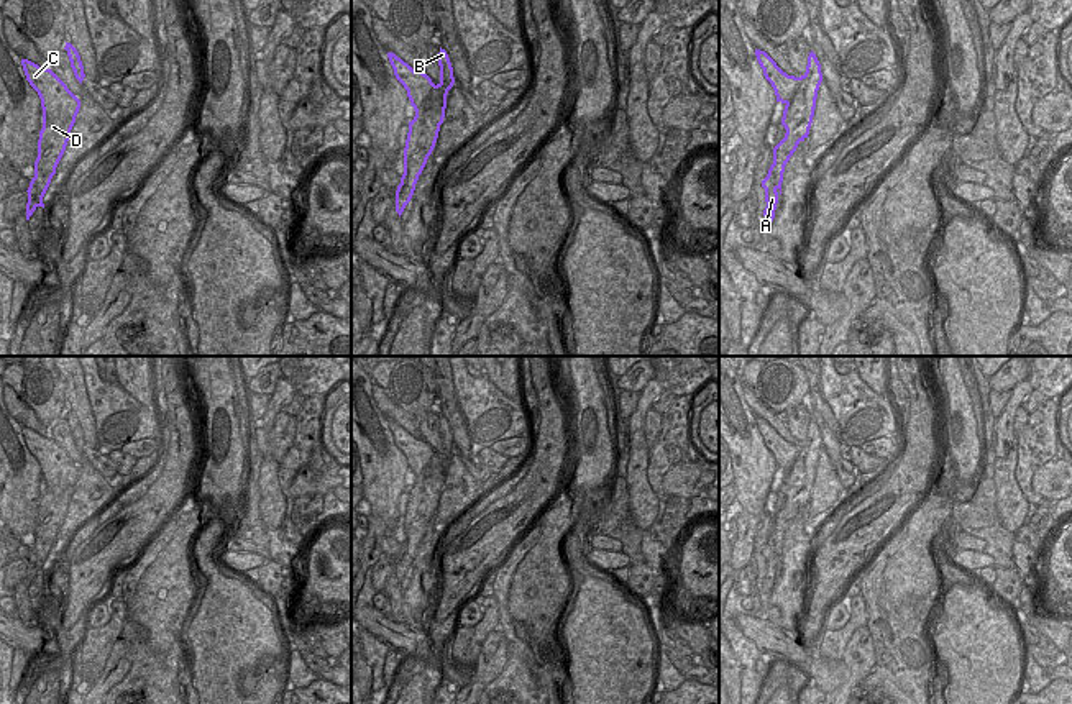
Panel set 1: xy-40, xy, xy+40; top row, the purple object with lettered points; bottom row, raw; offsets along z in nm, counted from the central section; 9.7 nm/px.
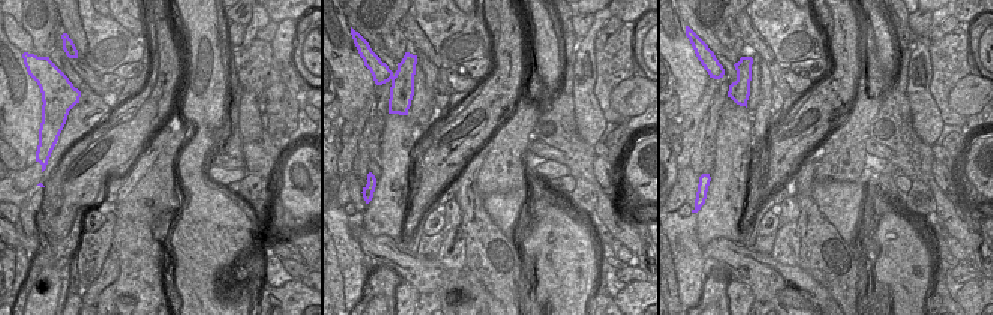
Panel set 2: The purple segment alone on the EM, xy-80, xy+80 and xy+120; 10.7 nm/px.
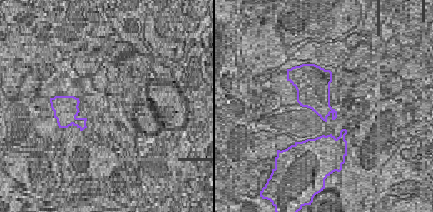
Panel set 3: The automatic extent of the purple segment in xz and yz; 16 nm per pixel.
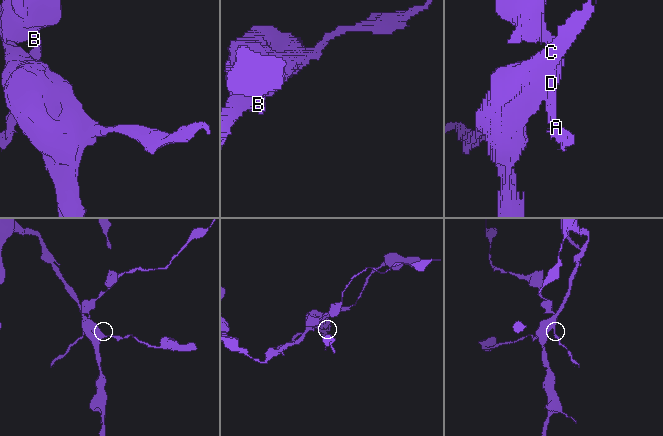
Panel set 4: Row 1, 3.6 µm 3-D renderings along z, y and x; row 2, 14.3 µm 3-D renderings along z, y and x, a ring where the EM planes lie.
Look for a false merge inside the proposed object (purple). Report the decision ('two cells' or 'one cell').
two cells

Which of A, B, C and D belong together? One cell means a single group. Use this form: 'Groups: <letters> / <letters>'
Groups: A C D / B.

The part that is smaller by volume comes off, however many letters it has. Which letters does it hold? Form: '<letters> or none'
B

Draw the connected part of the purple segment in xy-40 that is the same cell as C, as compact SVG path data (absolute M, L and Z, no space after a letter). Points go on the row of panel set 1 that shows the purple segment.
M21 59L21 66L26 80L38 92L43 108L43 128L38 139L34 177L26 190L26 220L30 220L38 207L44 208L43 197L66 151L80 100L51 69L43 69L28 59Z

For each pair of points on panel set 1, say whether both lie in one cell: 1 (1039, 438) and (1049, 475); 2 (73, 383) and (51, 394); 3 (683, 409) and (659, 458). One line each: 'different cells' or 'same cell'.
1: different cells
2: different cells
3: same cell

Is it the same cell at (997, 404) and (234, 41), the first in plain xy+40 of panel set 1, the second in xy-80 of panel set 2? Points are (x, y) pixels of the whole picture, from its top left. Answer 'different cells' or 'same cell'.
same cell

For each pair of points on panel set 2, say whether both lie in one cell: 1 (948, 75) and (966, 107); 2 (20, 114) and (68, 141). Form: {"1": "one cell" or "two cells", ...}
{"1": "two cells", "2": "two cells"}

